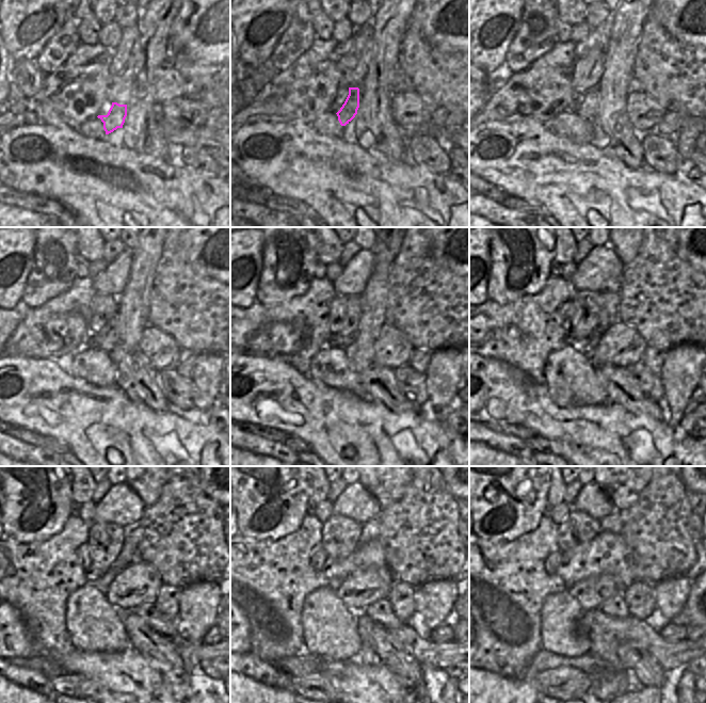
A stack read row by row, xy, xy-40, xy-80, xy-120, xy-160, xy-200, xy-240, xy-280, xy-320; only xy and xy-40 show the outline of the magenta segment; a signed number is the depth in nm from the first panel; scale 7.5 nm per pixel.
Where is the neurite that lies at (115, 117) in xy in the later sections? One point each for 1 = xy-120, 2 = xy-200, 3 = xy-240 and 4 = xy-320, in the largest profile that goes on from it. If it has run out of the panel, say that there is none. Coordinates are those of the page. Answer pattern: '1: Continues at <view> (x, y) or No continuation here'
1: Continues at xy-120 (110, 331)
2: Continues at xy-200 (584, 303)
3: Continues at xy-240 (105, 540)
4: Continues at xy-320 (578, 528)

